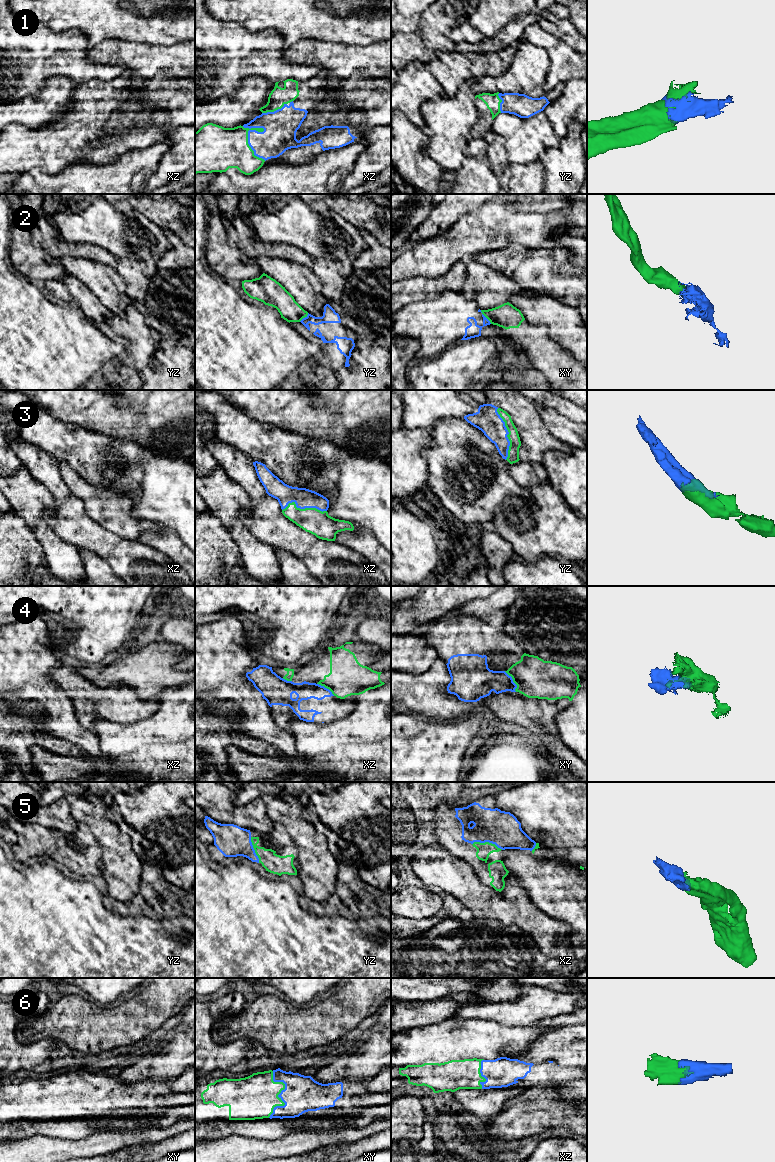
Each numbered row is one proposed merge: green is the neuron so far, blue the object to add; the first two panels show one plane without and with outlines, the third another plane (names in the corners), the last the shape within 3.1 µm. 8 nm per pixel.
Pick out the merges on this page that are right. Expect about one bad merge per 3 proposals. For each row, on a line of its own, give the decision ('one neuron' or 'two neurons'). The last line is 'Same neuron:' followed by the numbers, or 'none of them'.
1: one neuron
2: two neurons
3: one neuron
4: two neurons
5: one neuron
6: one neuron
Same neuron: 1, 3, 5, 6

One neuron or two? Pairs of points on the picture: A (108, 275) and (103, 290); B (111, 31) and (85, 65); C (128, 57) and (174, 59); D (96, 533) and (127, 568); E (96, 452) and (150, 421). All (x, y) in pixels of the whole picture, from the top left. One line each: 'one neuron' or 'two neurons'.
A: one neuron
B: two neurons
C: one neuron
D: one neuron
E: two neurons

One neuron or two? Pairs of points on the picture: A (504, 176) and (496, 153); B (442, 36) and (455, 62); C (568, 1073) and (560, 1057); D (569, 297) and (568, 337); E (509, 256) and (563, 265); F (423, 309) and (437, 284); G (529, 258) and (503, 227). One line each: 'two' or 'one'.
A: one
B: two
C: two
D: two
E: one
F: two
G: two

